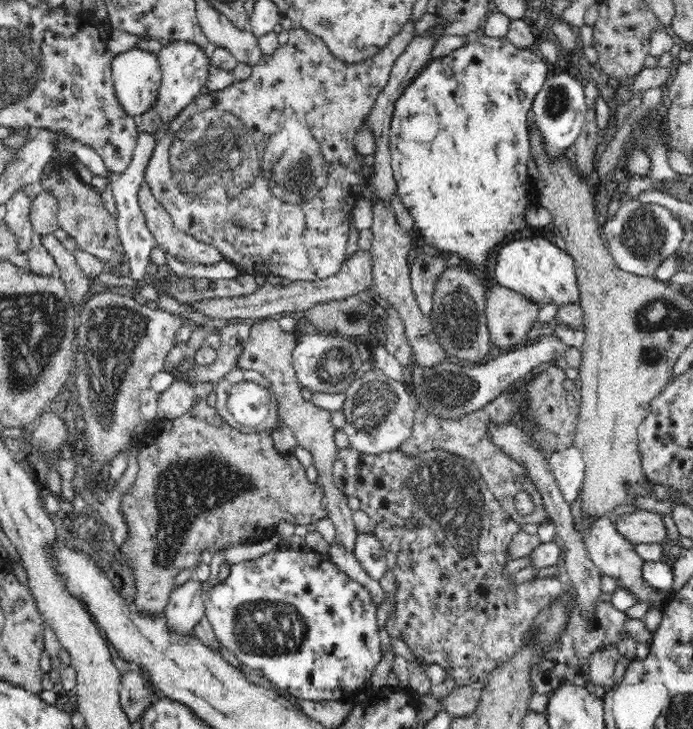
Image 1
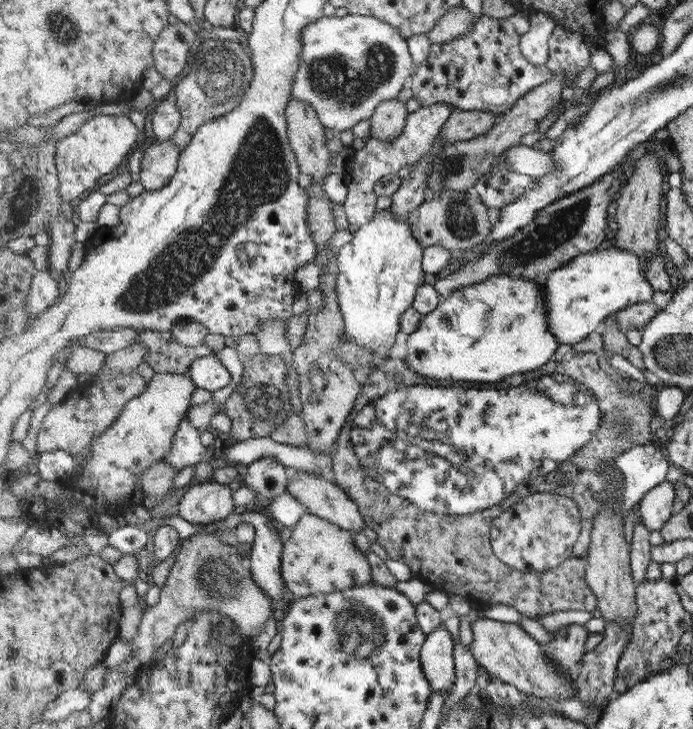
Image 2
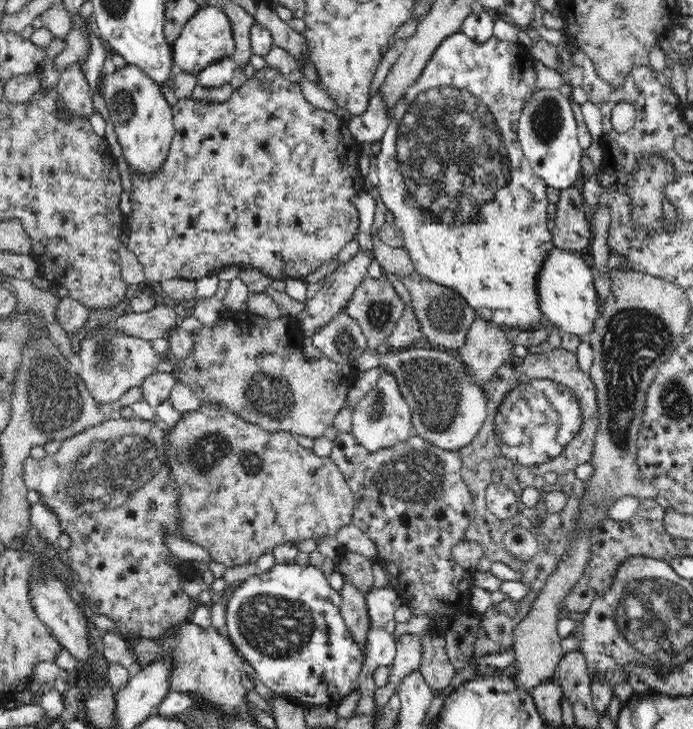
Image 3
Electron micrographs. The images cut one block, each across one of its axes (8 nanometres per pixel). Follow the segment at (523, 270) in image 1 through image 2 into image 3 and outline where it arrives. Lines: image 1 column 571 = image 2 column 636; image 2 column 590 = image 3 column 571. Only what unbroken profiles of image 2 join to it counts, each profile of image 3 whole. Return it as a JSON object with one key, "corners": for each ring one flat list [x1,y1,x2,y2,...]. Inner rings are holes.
{"corners":[[555,247,544,260,544,266,540,268,537,292,539,293,540,311,552,322,555,330,561,329,587,339,595,327,595,321,600,316,603,305,598,303,594,287,594,269,587,254]]}

